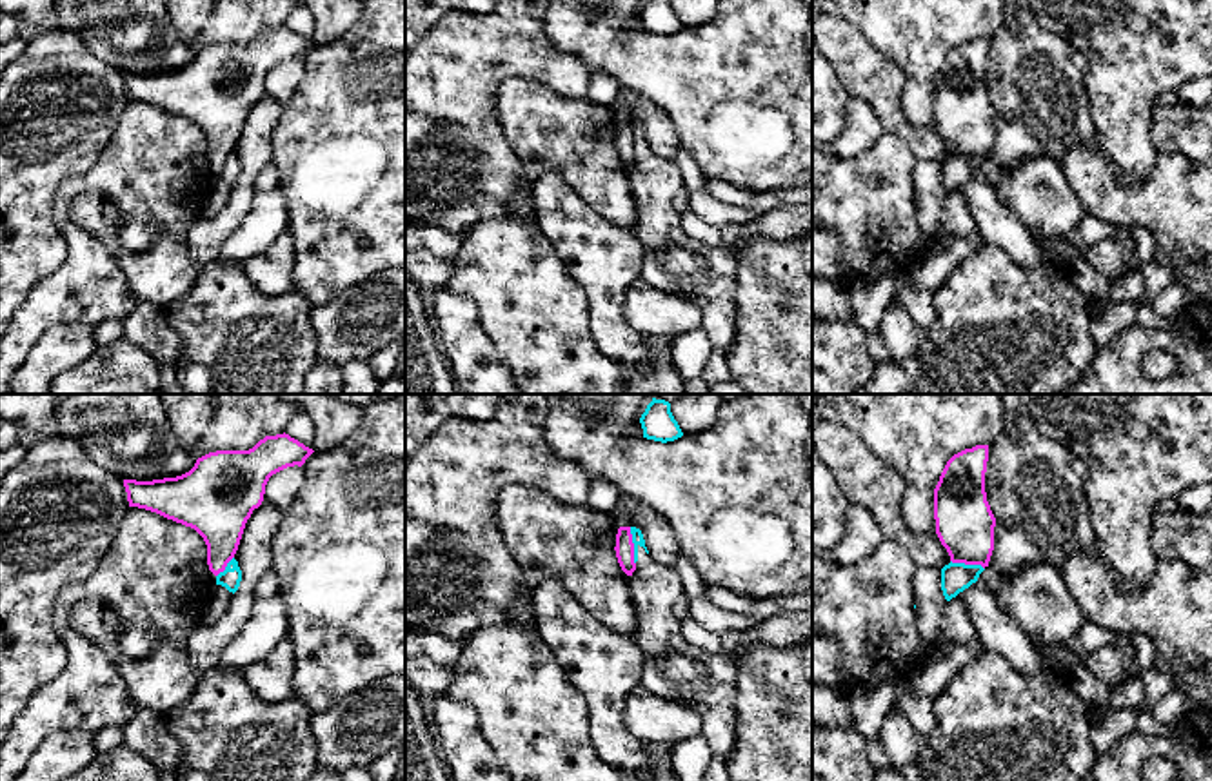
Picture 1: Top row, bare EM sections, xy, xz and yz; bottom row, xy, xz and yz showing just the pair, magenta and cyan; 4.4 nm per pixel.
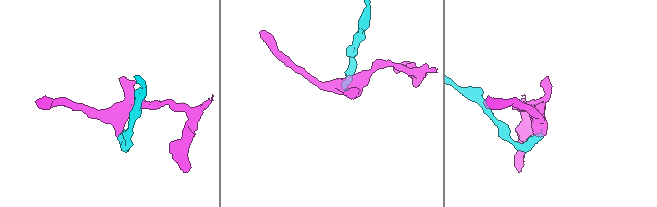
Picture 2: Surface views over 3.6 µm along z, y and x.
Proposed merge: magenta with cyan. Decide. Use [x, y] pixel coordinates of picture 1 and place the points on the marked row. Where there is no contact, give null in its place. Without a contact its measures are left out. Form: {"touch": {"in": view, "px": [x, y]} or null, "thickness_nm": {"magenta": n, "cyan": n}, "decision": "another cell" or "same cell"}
{"touch": {"in": "xz", "px": [633, 545]}, "thickness_nm": {"magenta": 80, "cyan": 50}, "decision": "another cell"}

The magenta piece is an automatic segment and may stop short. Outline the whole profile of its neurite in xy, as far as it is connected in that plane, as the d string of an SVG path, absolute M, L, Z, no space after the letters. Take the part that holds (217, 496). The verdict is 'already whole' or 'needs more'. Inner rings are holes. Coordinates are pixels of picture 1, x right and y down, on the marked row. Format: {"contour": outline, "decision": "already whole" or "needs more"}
{"contour": "M289 434L265 436L249 450L216 450L176 478L124 479L129 507L156 512L194 529L218 576L234 558L245 523L263 501L269 478L302 467L314 450Z", "decision": "already whole"}

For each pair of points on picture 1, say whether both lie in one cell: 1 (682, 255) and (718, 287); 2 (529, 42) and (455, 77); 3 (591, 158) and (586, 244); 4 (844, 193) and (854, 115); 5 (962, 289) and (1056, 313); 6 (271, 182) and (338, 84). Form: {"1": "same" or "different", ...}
{"1": "same", "2": "same", "3": "different", "4": "different", "5": "same", "6": "different"}

